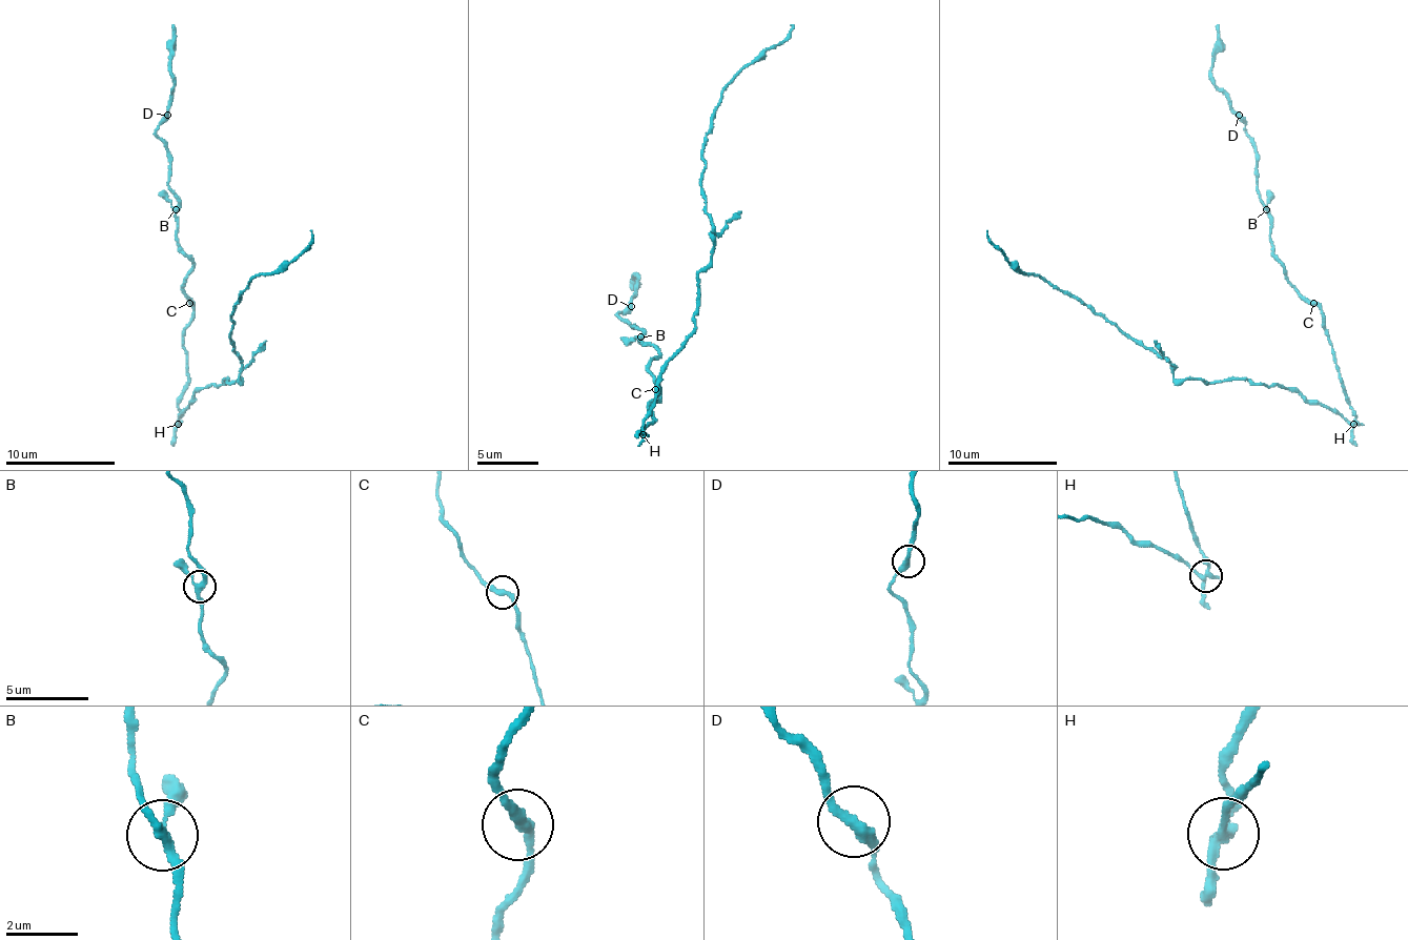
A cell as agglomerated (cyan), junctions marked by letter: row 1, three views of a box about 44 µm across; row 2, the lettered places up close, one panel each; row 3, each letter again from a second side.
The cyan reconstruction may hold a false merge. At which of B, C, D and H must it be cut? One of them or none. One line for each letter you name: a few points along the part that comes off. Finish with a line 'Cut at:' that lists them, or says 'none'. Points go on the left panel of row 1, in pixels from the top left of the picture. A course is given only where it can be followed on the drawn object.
H: Course of the part to remove: (179, 424), (198, 391), (239, 380), (233, 305), (253, 278), (272, 276), (308, 245), (311, 231)
Cut at: H

